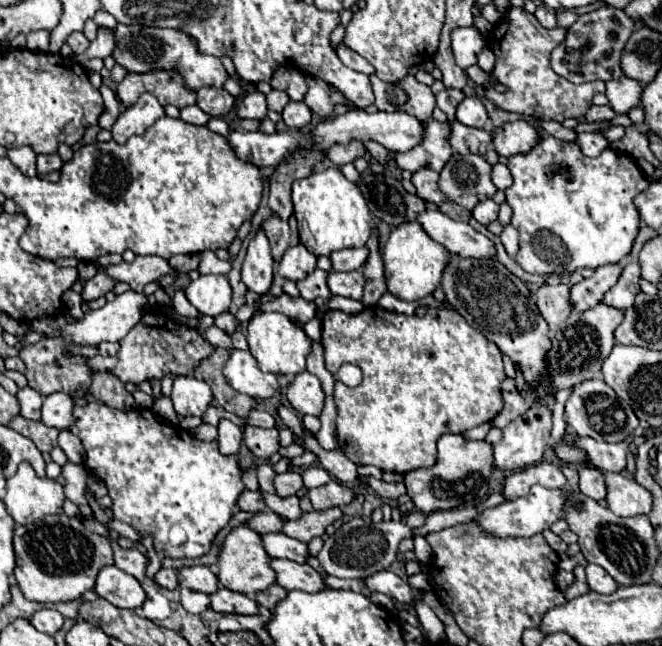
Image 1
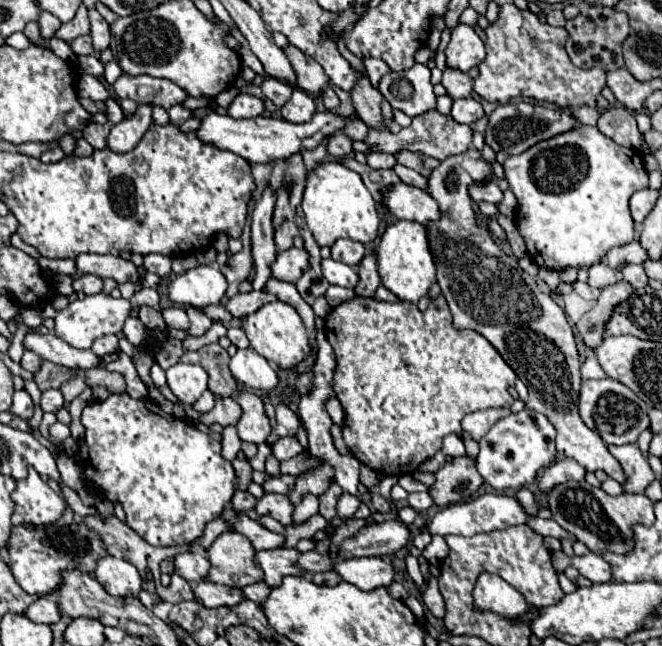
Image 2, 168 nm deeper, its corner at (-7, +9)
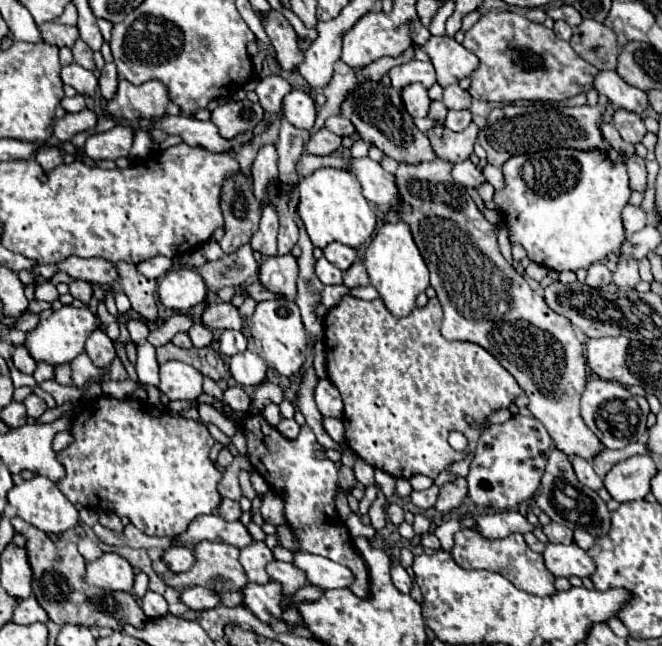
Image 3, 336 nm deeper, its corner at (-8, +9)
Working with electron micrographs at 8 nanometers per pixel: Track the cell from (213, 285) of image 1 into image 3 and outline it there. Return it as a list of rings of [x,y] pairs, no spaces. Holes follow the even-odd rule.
[[[172,269],[158,279],[158,299],[172,311],[188,311],[206,297],[206,283],[194,269]]]

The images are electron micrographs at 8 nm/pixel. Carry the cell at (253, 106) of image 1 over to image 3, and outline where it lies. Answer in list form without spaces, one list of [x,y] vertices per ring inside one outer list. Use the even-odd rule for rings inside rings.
[[[228,101],[220,107],[216,107],[210,115],[210,121],[218,127],[220,137],[234,139],[236,135],[252,131],[264,117],[264,111],[260,103],[252,101]]]

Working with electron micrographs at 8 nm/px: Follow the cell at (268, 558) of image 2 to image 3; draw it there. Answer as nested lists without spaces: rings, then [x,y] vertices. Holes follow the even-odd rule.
[[[254,541],[240,549],[240,563],[244,567],[248,581],[252,581],[252,583],[268,583],[270,581],[264,567],[272,559],[274,559],[272,551],[262,541]]]

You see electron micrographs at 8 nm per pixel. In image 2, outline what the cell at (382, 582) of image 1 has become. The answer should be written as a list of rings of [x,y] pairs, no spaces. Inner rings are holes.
[[[347,559],[347,563],[339,563],[335,571],[343,581],[353,583],[363,591],[387,587],[395,581],[393,565],[383,559]]]

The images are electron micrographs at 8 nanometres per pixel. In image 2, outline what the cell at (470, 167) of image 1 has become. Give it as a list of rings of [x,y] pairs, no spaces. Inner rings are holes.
[[[469,147],[459,157],[447,157],[429,177],[429,195],[443,207],[447,219],[429,223],[429,247],[437,265],[437,283],[447,299],[457,329],[479,331],[527,385],[527,407],[549,417],[557,429],[557,451],[575,459],[587,471],[605,471],[617,483],[625,483],[621,463],[577,413],[581,387],[579,353],[563,309],[539,289],[537,281],[519,267],[517,259],[503,253],[491,233],[475,223],[469,191],[459,191],[459,167],[463,159],[481,159],[481,151]]]

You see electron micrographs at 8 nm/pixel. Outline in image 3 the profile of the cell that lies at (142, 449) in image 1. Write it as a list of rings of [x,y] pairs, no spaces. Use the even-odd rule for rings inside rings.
[[[100,395],[96,397],[88,407],[80,409],[74,419],[72,419],[72,427],[70,427],[70,435],[74,437],[72,445],[68,445],[64,451],[58,453],[58,461],[64,465],[66,469],[66,477],[60,479],[56,483],[56,487],[72,501],[72,503],[82,503],[84,507],[90,507],[90,509],[102,509],[102,511],[116,511],[118,517],[128,517],[132,521],[132,525],[136,529],[140,529],[142,533],[146,535],[154,535],[154,537],[174,537],[174,535],[180,535],[186,531],[186,527],[190,525],[192,519],[196,519],[198,515],[204,515],[204,513],[214,513],[216,507],[220,505],[220,493],[218,493],[218,481],[222,479],[222,473],[216,469],[216,465],[210,461],[208,453],[210,453],[210,447],[216,443],[212,439],[212,435],[208,433],[208,427],[200,421],[194,421],[194,419],[174,419],[172,415],[168,413],[162,413],[160,409],[156,407],[150,407],[138,399],[114,399],[114,397],[106,397],[106,395]]]

